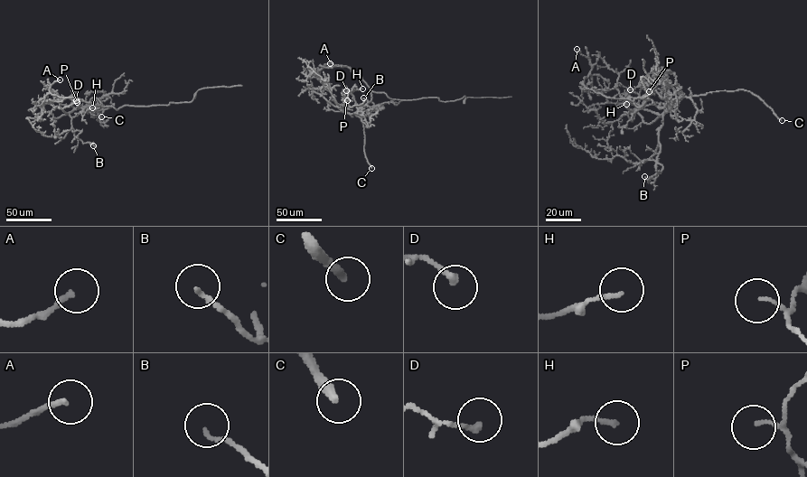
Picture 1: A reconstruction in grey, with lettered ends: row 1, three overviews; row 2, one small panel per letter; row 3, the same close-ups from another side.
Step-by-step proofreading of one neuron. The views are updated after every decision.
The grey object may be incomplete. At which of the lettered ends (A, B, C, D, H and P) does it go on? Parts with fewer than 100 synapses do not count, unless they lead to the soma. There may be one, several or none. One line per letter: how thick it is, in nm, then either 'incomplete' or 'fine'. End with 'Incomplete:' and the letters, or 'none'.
A: 170 nm | fine
B: 120 nm | fine
C: 320 nm | incomplete
D: 200 nm | fine
H: 140 nm | fine
P: 80 nm | fine
Incomplete: C

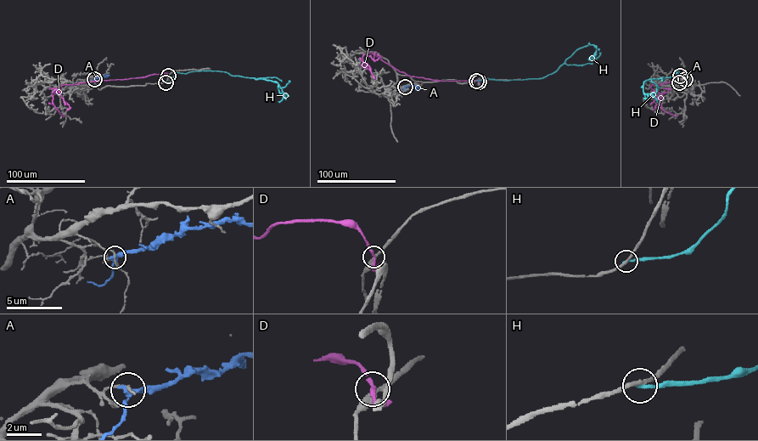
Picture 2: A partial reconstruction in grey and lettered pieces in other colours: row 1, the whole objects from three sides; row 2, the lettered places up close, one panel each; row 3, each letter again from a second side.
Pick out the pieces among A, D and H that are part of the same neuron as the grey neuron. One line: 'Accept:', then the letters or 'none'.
Accept: none

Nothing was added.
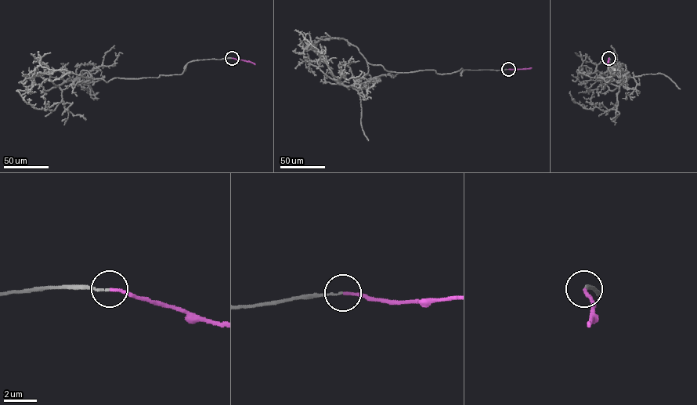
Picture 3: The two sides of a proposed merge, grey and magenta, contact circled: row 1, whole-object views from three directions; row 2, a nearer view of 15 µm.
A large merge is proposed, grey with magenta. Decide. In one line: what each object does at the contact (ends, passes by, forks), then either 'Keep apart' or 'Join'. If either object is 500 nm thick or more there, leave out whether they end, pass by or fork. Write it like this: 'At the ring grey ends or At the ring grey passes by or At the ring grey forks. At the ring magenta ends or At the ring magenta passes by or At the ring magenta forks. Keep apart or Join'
At the ring grey ends. At the ring magenta ends. Join

